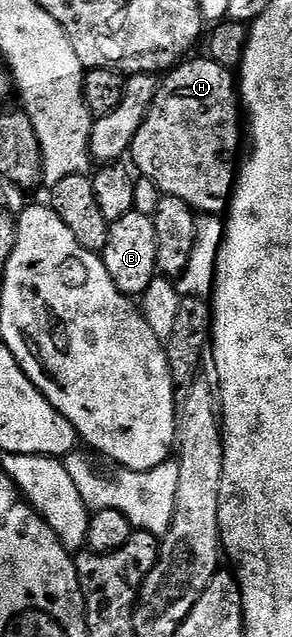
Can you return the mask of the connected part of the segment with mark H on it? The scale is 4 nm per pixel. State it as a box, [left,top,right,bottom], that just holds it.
[130,56,242,216]

